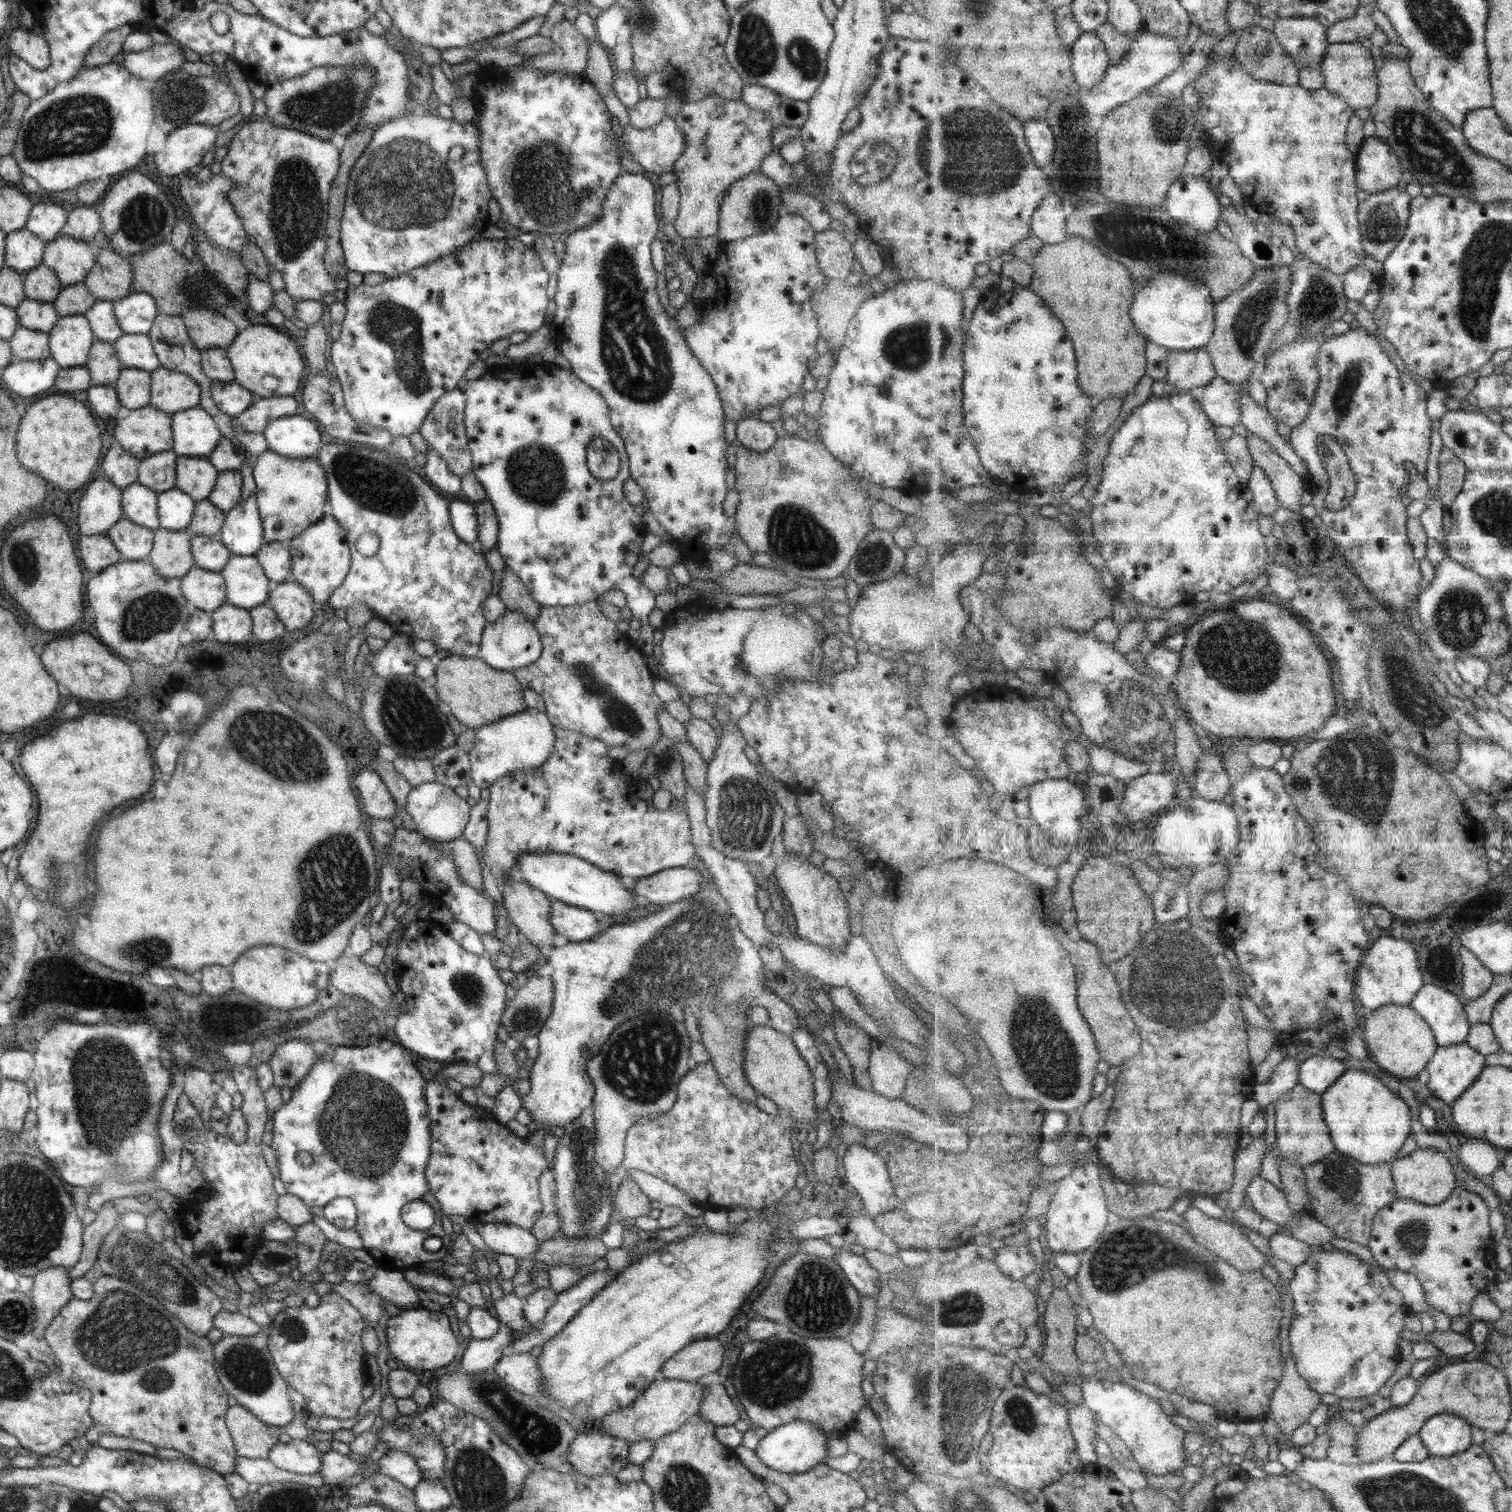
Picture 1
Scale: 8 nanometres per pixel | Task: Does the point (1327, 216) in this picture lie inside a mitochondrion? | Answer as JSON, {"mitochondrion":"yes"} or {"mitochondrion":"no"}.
{"mitochondrion":"no"}

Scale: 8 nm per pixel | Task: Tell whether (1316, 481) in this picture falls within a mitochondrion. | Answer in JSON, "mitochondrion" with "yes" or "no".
{"mitochondrion":"no"}

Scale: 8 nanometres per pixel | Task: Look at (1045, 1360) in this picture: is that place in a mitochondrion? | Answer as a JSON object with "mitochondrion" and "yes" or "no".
{"mitochondrion":"no"}

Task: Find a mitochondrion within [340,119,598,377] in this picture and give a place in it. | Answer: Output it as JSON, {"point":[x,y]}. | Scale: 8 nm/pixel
{"point":[406,188]}

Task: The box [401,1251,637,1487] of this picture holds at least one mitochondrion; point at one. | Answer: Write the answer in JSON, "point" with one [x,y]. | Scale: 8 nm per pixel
{"point":[537,1435]}

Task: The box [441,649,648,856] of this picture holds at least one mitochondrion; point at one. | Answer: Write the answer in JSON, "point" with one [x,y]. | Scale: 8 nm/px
{"point":[620,714]}

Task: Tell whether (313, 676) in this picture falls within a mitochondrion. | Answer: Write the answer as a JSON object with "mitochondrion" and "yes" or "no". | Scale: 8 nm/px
{"mitochondrion":"no"}

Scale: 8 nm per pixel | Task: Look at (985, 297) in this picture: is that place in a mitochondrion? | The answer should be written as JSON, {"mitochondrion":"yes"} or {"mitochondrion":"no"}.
{"mitochondrion":"no"}

